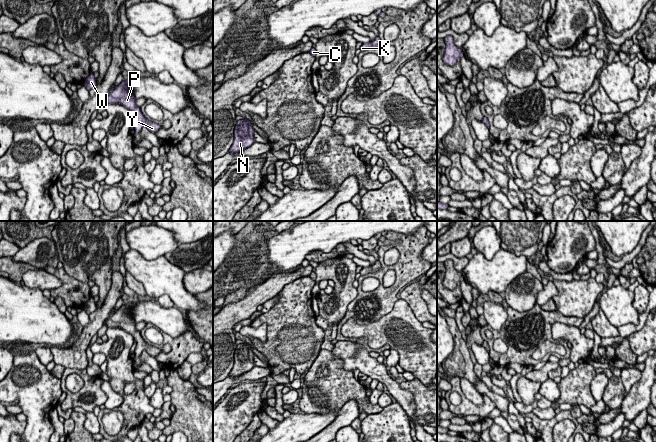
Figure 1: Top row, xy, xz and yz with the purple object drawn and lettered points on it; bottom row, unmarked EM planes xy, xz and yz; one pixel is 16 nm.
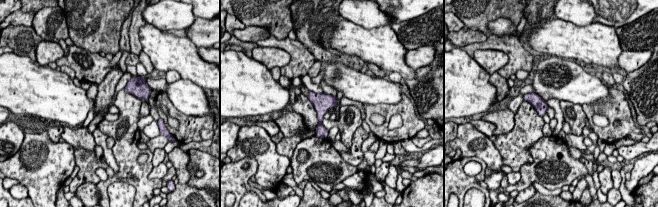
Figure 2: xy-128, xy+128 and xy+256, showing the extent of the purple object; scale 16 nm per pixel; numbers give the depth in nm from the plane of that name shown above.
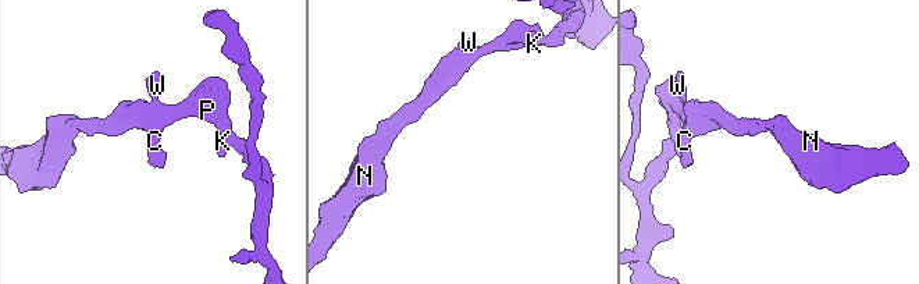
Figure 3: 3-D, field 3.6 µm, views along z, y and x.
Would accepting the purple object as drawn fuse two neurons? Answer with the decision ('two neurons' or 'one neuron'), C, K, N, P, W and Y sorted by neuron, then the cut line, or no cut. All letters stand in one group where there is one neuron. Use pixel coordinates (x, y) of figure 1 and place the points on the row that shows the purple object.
one neuron; groups C K N P W Y; cut none

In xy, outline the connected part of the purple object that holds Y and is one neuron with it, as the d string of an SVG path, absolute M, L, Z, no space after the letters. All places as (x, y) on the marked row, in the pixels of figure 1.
M137 75L123 80L111 93L107 94L103 100L105 100L107 104L121 104L134 113L134 116L137 118L134 132L139 133L143 126L146 126L151 132L156 132L161 128L160 125L144 117L140 107L136 106L137 99L130 90L130 85L136 80L136 76Z

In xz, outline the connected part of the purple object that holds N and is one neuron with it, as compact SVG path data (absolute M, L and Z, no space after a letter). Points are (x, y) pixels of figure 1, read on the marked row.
M238 120L234 129L234 141L228 153L238 153L251 146L255 142L254 132L250 120Z

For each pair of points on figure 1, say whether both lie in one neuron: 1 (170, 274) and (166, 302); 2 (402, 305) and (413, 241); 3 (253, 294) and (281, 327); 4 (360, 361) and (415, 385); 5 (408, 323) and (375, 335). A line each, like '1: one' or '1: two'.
1: two
2: two
3: two
4: two
5: one

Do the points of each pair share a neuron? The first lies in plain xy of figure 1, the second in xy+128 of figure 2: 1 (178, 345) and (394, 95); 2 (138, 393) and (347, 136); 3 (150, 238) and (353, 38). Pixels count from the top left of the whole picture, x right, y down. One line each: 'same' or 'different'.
1: different
2: same
3: different

